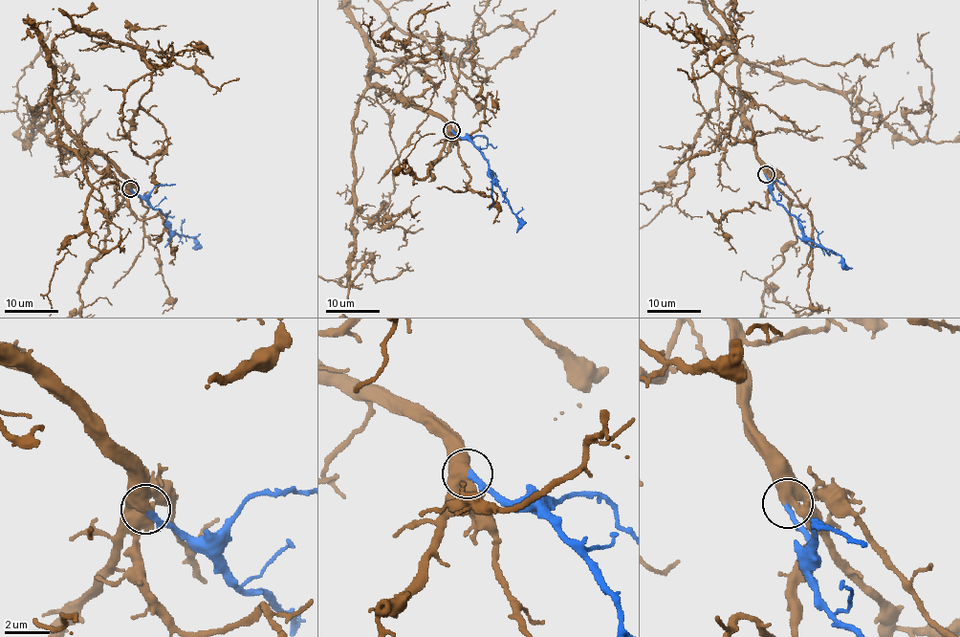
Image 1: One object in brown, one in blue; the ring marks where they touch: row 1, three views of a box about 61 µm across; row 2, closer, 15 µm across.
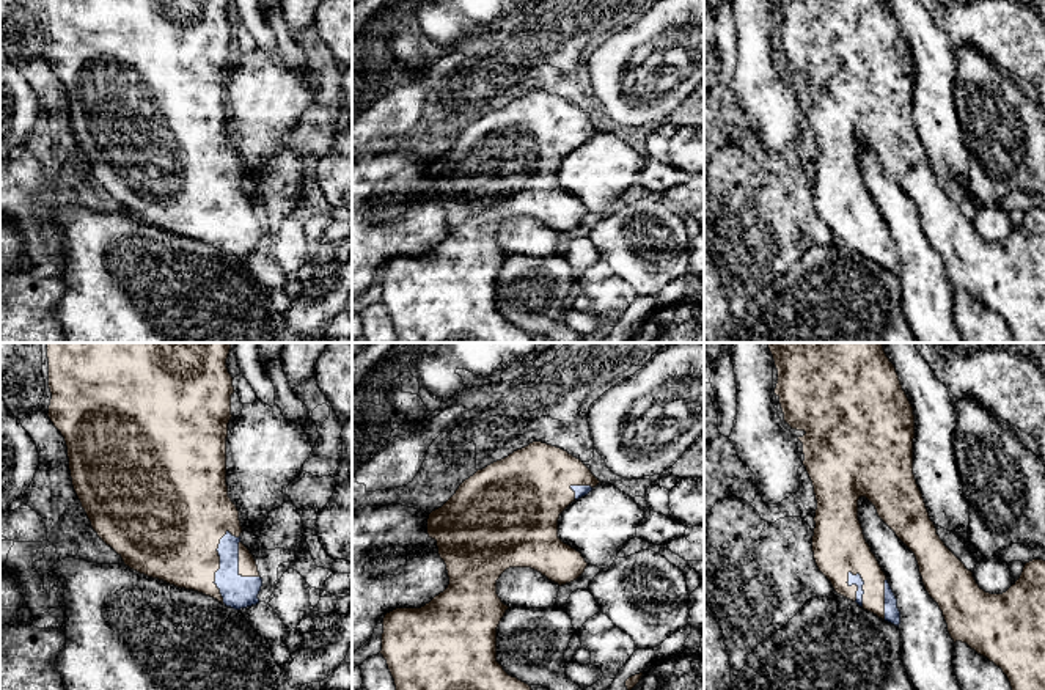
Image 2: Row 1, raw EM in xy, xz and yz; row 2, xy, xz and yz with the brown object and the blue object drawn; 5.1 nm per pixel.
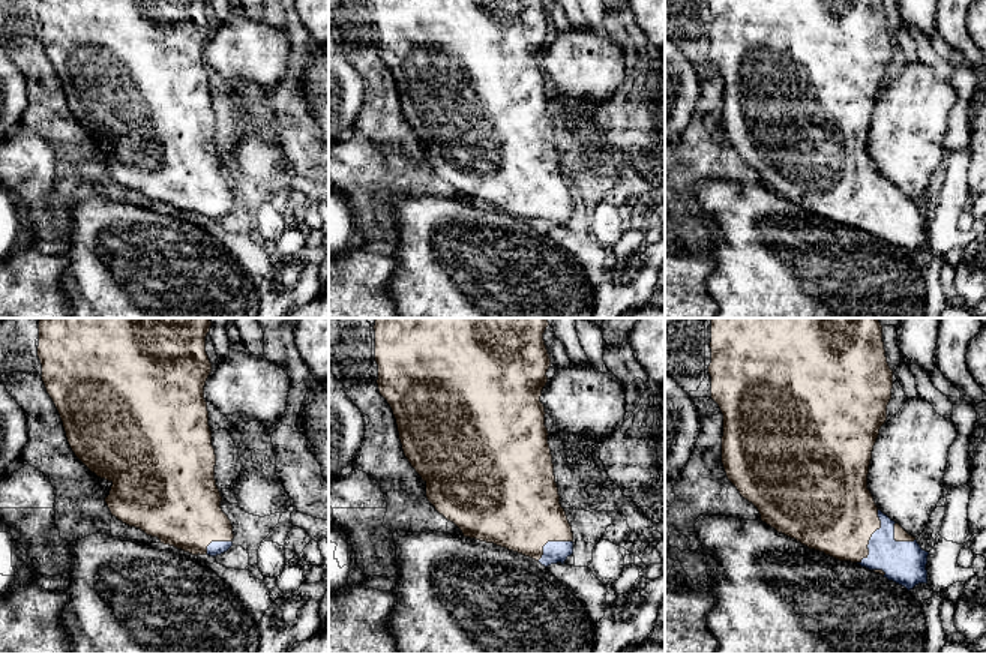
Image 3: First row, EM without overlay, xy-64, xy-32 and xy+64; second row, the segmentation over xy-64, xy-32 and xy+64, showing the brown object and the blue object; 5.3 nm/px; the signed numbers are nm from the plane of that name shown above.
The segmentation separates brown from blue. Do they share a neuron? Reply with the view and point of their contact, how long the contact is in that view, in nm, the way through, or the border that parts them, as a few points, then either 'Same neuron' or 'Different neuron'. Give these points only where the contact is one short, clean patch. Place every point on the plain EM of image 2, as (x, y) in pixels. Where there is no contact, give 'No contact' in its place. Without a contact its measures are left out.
Touches brown at xy (219, 214). Shared border 380 nm. Same neuron

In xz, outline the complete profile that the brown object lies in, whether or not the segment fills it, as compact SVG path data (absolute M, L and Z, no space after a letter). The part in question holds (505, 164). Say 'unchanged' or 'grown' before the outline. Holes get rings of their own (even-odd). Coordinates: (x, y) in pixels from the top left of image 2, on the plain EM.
grown | M533 90L508 105L478 118L427 167L427 182L437 189L449 233L421 256L396 256L383 266L382 299L398 343L534 343L531 335L509 324L497 310L497 275L509 256L497 242L497 228L509 215L531 215L561 233L577 228L588 211L558 185L559 162L588 143L600 129L567 99Z

